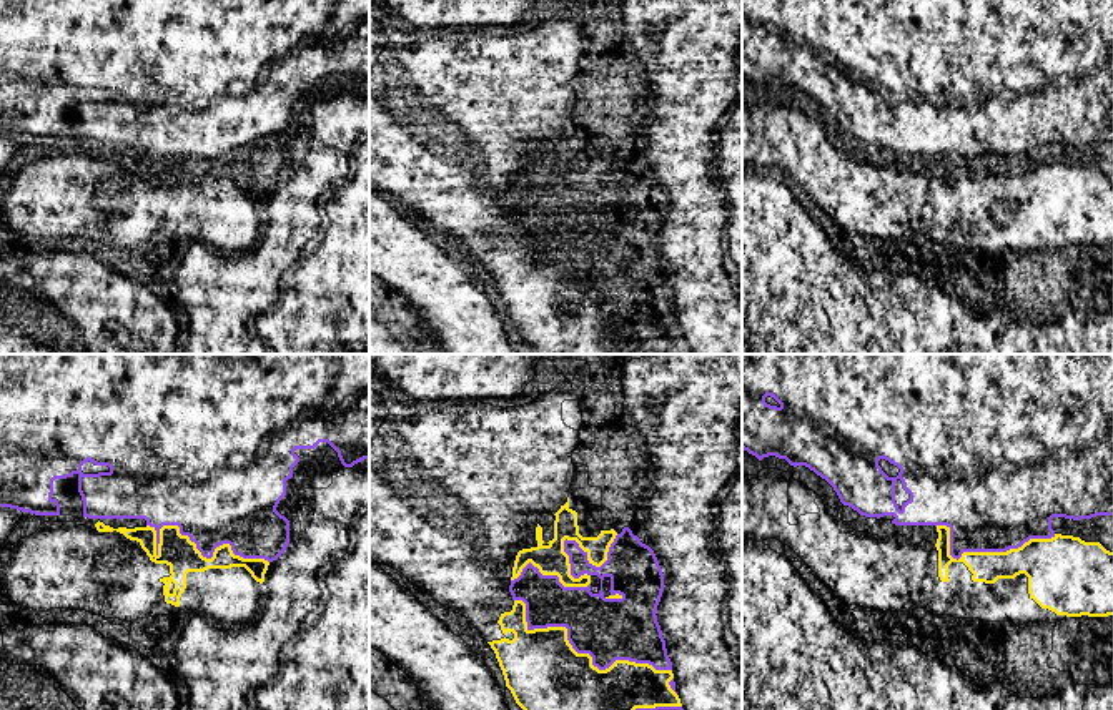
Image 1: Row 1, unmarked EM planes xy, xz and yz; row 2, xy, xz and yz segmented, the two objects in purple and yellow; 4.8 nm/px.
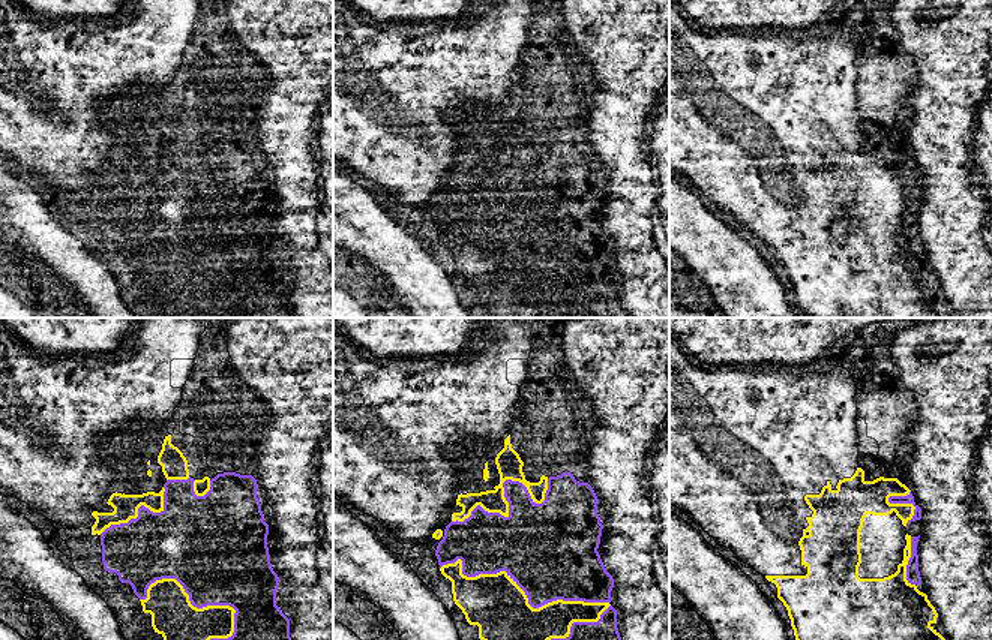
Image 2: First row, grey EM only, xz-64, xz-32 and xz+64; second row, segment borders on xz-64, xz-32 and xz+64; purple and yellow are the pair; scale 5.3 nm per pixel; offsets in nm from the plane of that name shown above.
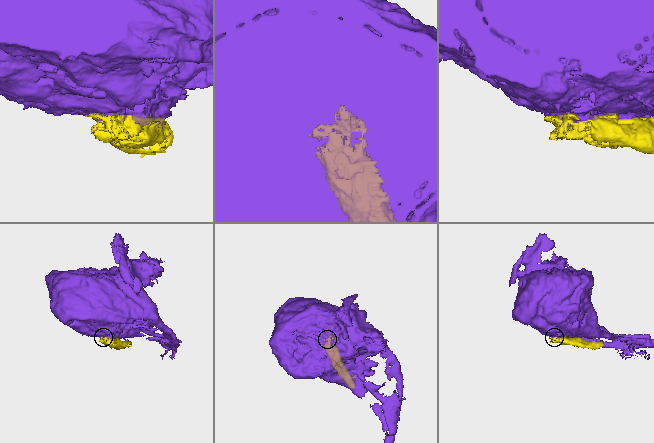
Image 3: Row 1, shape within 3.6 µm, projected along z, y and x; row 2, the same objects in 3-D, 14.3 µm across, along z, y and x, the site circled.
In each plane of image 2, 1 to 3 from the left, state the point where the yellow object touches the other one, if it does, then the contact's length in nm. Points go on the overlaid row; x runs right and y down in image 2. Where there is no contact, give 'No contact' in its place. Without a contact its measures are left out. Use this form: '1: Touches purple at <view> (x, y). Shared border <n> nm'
1: Touches purple at xz-64 (191, 603). Shared border 550 nm
2: Touches purple at xz-32 (523, 589). Shared border 950 nm
3: Touches purple at xz+64 (907, 502). Shared border 180 nm

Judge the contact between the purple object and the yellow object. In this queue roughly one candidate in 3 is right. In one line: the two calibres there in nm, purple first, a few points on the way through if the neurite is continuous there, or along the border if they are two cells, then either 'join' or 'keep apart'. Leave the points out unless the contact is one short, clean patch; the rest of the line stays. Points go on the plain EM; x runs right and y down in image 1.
300/420 nm | keep apart

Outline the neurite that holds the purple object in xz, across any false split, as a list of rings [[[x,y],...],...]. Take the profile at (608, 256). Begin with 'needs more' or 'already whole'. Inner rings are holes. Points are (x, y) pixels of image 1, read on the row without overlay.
already whole; [[[629,155],[616,163],[607,188],[596,195],[576,168],[564,168],[571,203],[597,203],[601,218],[564,214],[557,203],[542,203],[531,190],[511,208],[512,228],[526,231],[527,258],[566,254],[577,281],[589,281],[599,298],[616,288],[672,298],[657,249],[664,201],[654,178]]]

